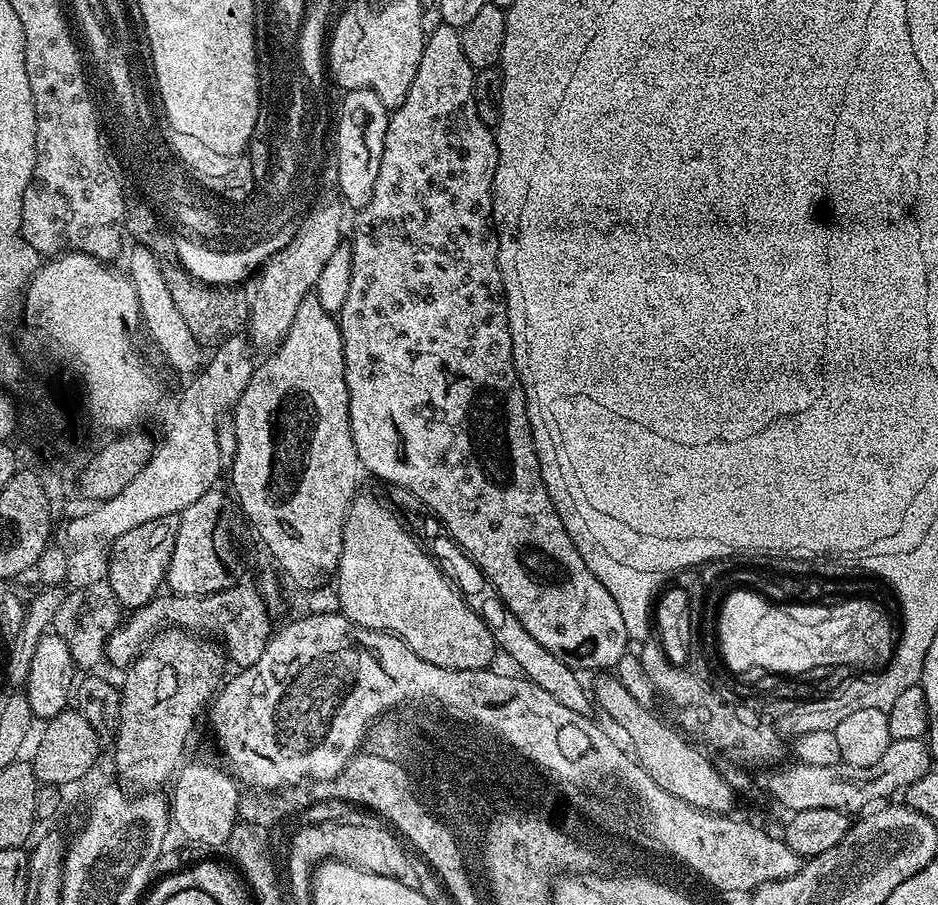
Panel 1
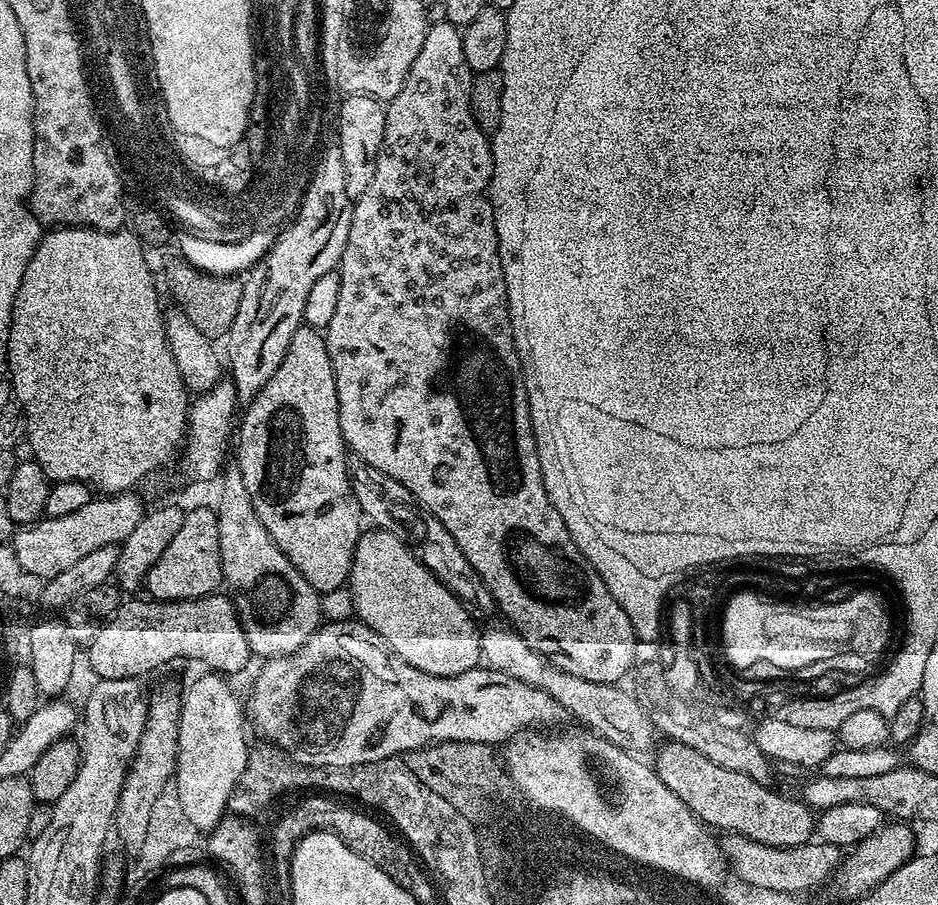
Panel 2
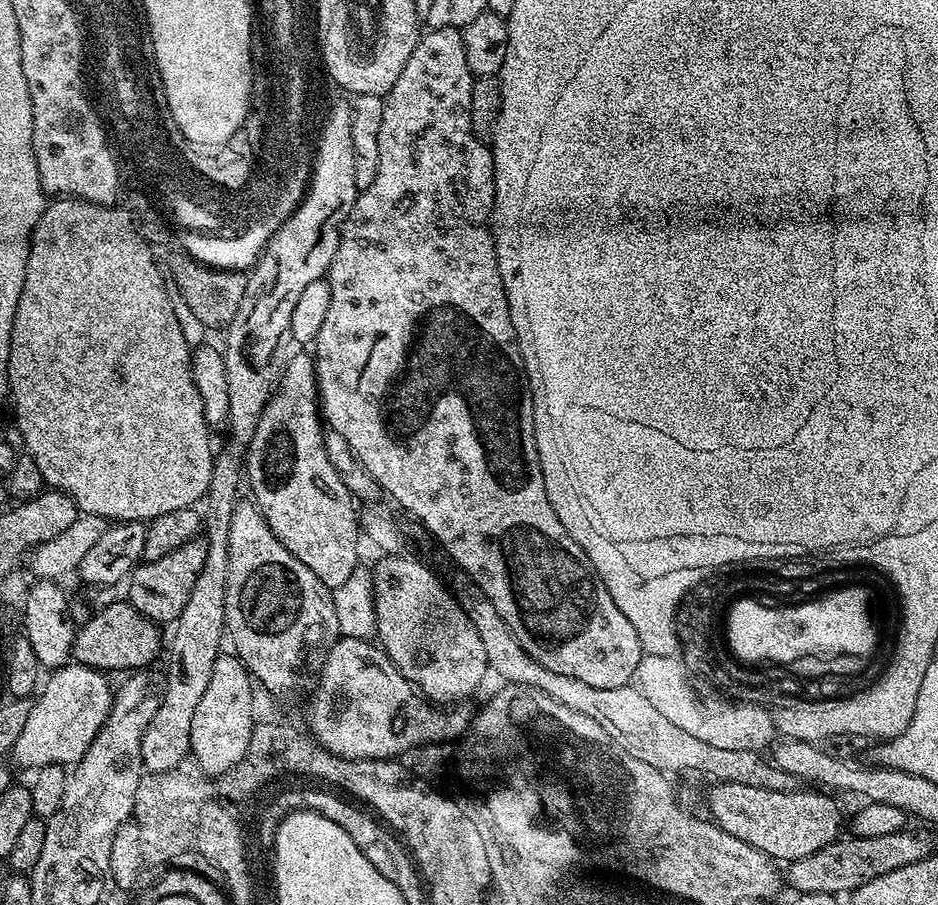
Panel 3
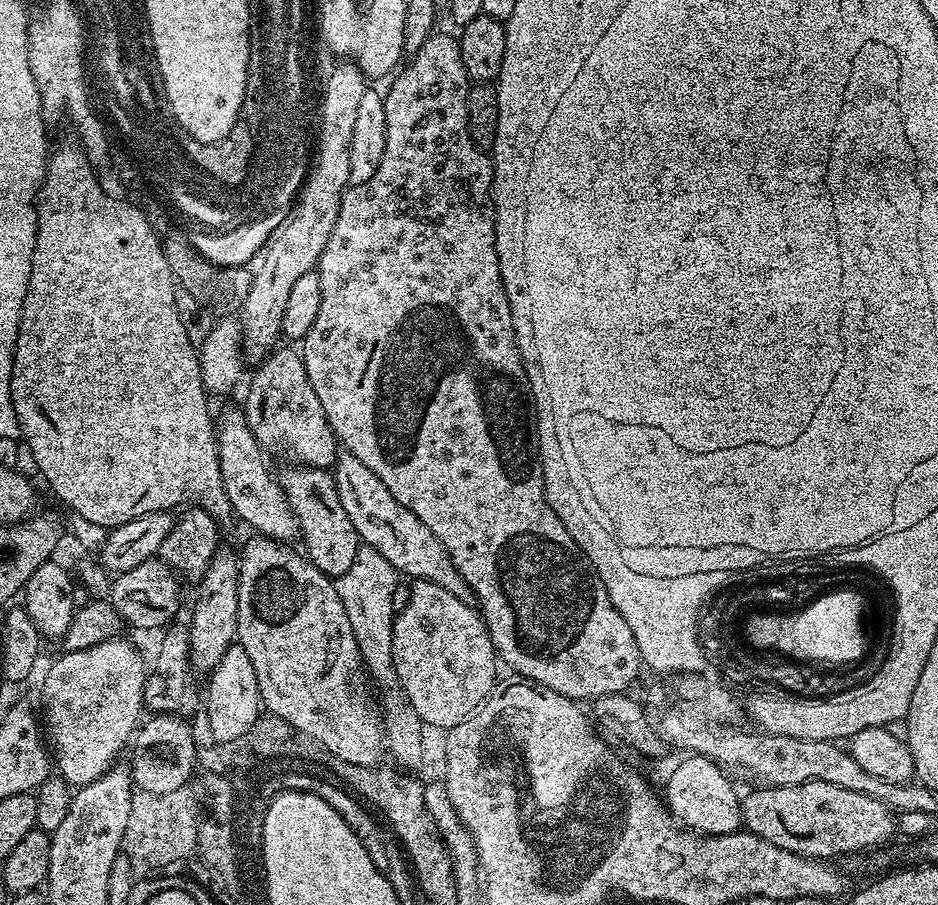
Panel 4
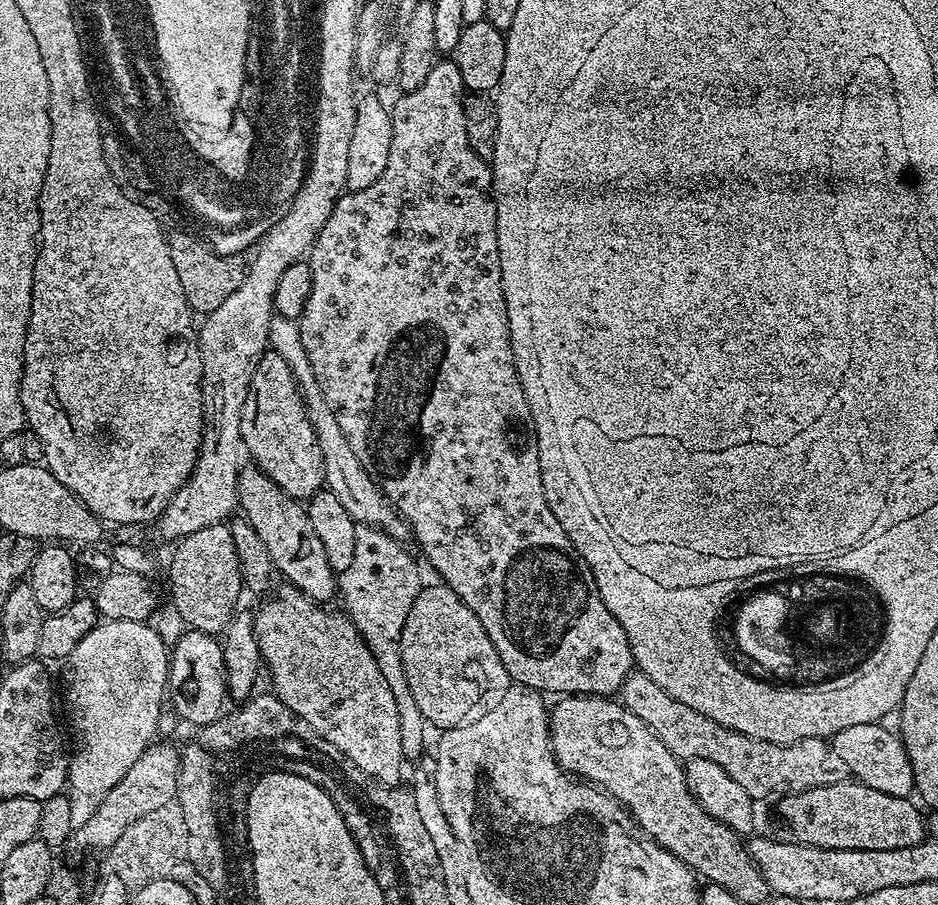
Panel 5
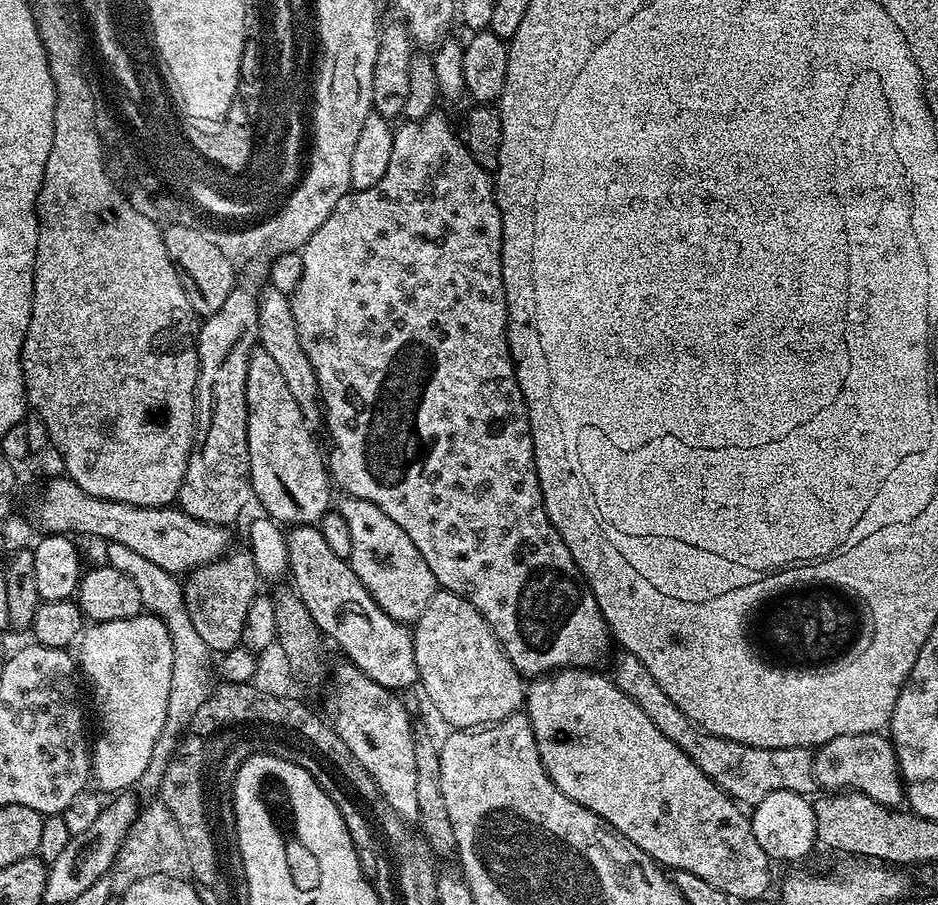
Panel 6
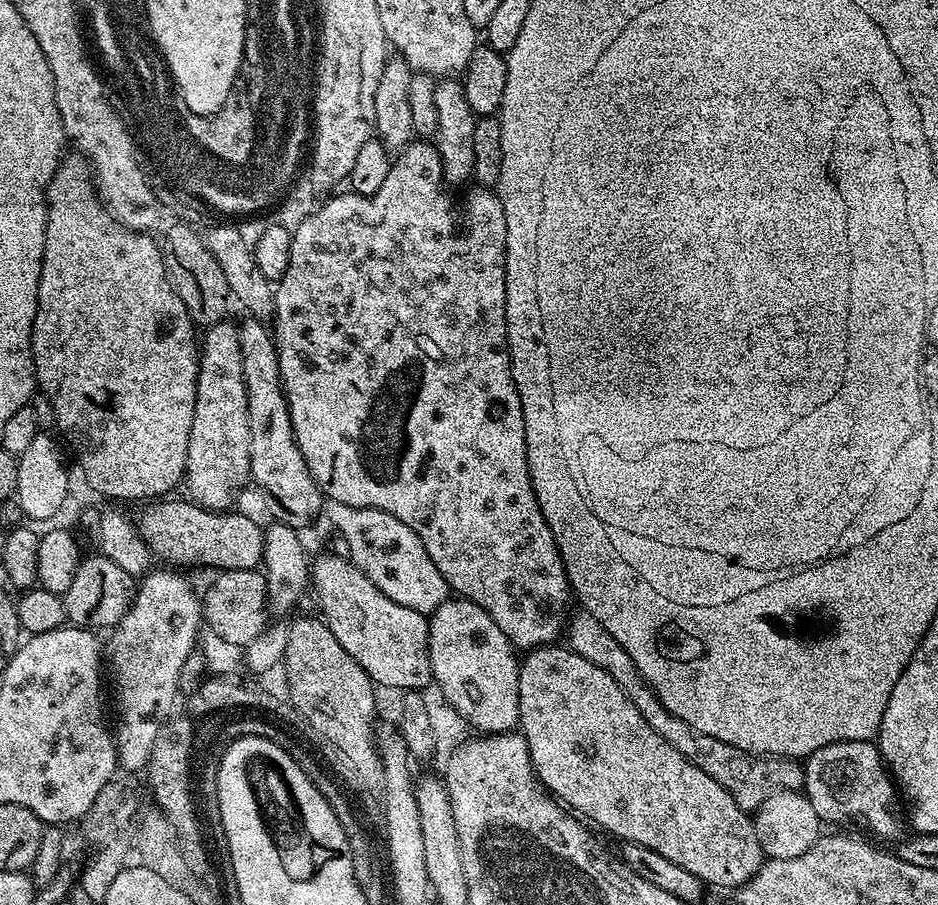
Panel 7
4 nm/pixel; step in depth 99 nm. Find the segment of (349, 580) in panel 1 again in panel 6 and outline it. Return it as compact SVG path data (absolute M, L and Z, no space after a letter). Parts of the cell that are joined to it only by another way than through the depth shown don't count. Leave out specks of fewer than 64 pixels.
M437 590L430 598L426 610L422 610L420 617L414 621L411 629L412 641L414 642L414 662L418 662L418 674L420 675L419 687L424 687L432 708L445 720L452 724L456 730L471 730L485 724L495 724L498 720L505 720L507 716L515 716L525 707L526 684L520 672L506 658L494 630L462 598L453 592Z

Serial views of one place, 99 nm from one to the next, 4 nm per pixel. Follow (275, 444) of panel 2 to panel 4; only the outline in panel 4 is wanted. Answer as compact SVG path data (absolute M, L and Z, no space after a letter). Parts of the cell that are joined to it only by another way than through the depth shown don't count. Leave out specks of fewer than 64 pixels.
M291 467L279 473L278 479L300 527L298 536L301 541L304 539L303 551L327 576L335 578L346 574L354 563L354 554L358 554L362 547L362 541L342 507L342 498L338 498L335 475L322 468Z

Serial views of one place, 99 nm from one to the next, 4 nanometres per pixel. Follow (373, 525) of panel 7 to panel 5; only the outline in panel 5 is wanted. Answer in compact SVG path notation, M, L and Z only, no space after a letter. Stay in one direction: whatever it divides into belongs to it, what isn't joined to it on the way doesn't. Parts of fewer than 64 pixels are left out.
M357 527L354 559L344 572L339 573L338 596L344 599L348 619L366 642L370 654L374 654L374 662L378 662L378 670L382 670L382 678L386 678L390 694L394 694L394 702L398 706L398 726L402 726L402 750L409 761L416 762L425 755L426 722L422 718L422 710L418 710L418 702L414 702L410 682L406 682L406 674L402 670L400 639L406 618L420 594L422 581L415 558L404 547L401 541L382 530Z

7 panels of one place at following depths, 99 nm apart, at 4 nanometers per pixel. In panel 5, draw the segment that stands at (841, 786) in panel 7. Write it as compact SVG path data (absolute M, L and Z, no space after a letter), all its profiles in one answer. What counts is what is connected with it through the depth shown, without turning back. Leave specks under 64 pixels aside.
M883 723L846 726L846 730L831 737L830 743L838 758L846 762L849 773L859 783L870 786L874 790L882 790L882 794L911 797L916 783L908 751L899 735L893 729L891 732L884 727Z

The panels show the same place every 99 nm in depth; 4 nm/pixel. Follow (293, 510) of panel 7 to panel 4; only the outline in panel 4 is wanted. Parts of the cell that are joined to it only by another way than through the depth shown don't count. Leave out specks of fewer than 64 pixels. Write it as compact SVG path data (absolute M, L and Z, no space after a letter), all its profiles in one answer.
M277 347L259 361L248 384L242 411L254 438L266 450L289 452L295 463L310 468L331 469L338 455L338 441L314 386L310 386L303 355L295 347Z

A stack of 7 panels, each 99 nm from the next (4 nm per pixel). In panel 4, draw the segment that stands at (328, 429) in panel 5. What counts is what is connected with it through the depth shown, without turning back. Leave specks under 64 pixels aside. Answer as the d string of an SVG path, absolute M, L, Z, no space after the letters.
M341 451L336 457L334 475L342 507L367 547L378 550L378 554L382 554L382 558L386 558L386 562L390 562L390 566L394 566L401 577L412 576L413 581L434 582L434 586L450 590L450 594L454 594L454 598L458 598L463 604L473 603L470 586L466 578L458 574L450 554L446 554L446 546L442 546L442 542L438 542L438 538L430 534L426 522L422 522L418 514L406 510L406 506L402 506L402 502L398 502L394 494L390 494L382 478L378 478L378 474L370 470L370 466L358 462L354 454Z

